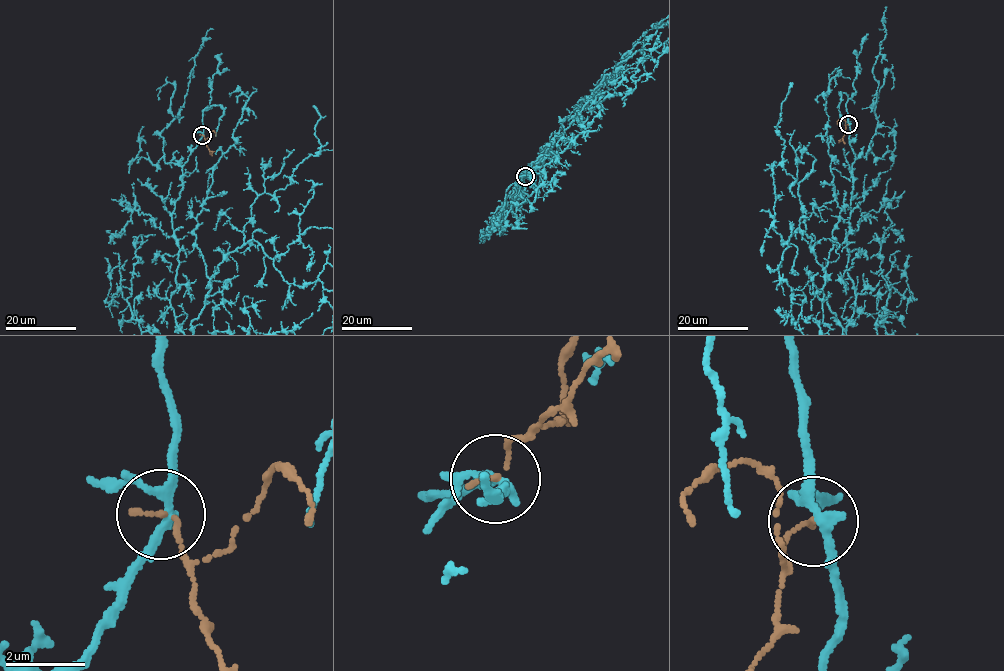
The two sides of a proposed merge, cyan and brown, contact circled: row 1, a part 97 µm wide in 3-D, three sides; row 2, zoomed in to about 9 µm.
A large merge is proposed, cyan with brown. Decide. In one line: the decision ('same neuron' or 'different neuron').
different neuron

